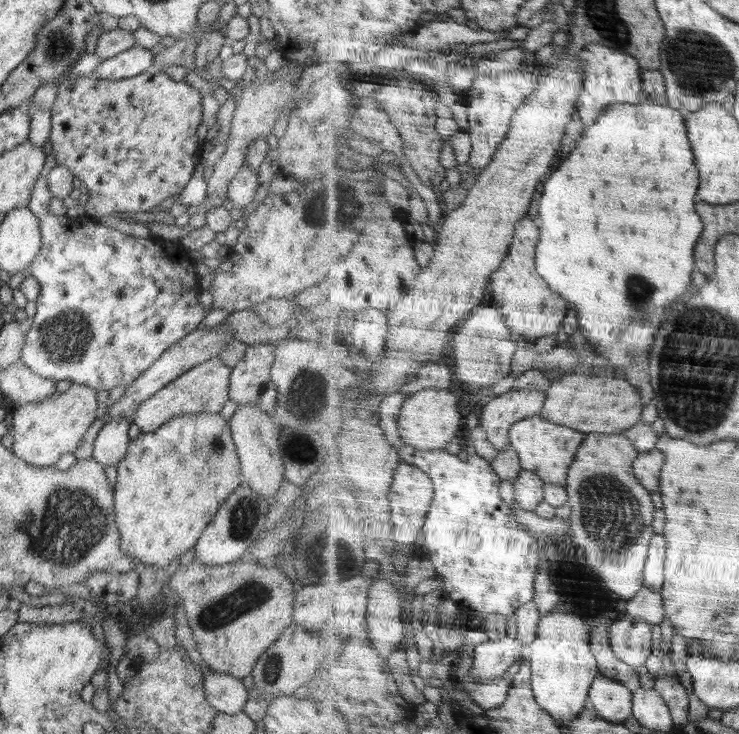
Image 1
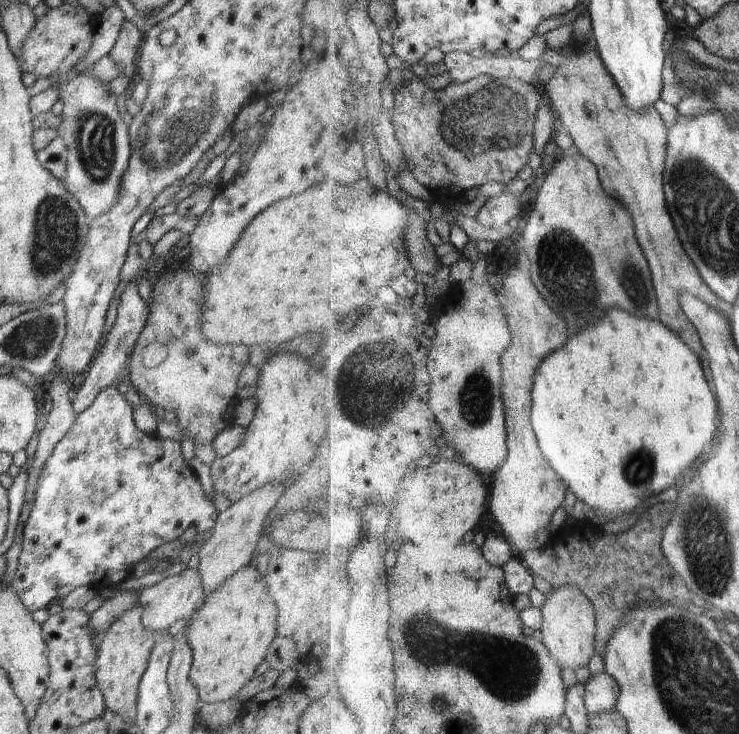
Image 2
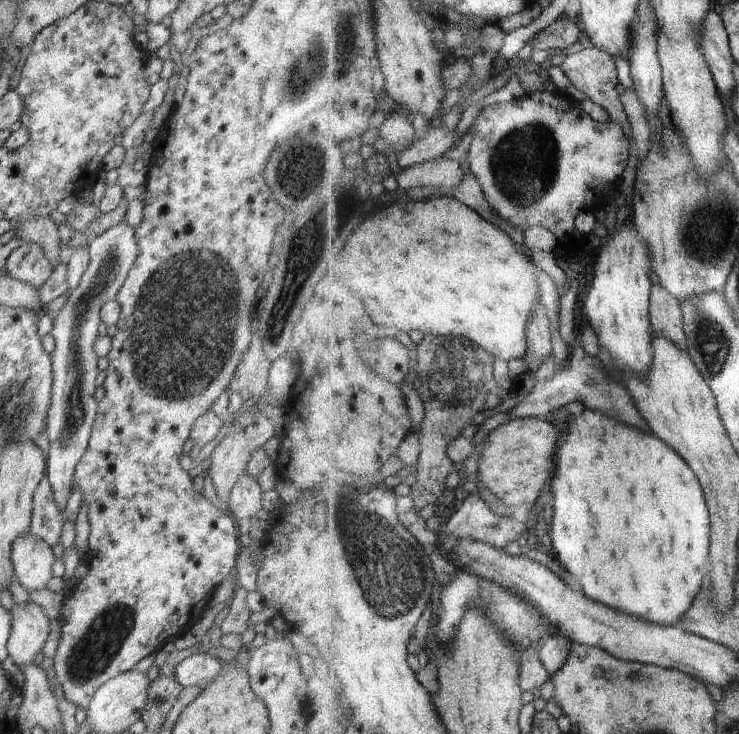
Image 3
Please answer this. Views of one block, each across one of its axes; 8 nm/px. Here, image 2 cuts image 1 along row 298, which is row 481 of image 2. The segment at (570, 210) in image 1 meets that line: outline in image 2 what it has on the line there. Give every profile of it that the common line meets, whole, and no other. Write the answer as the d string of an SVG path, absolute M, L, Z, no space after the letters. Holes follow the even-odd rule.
M610 308L596 324L574 336L568 342L568 346L560 348L558 352L552 352L552 356L548 356L548 360L544 360L540 365L533 394L536 404L532 422L543 453L550 464L564 476L564 480L568 480L570 488L578 494L578 498L582 498L600 516L619 516L620 512L634 510L650 496L660 494L668 486L676 484L678 478L706 452L708 444L712 444L718 434L718 410L720 410L718 400L716 394L710 390L708 376L696 351L680 336L680 333L674 329L670 330L662 319L638 318L622 308Z

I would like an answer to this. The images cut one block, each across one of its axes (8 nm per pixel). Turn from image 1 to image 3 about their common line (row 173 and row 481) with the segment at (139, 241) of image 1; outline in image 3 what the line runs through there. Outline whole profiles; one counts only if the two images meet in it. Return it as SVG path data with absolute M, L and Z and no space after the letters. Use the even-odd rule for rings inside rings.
M46 477L38 484L38 488L32 496L32 504L31 534L40 538L42 542L46 542L48 546L56 546L61 542L60 534L62 534L62 526L64 526L66 516L58 508L58 504L54 500L52 486L48 484Z

